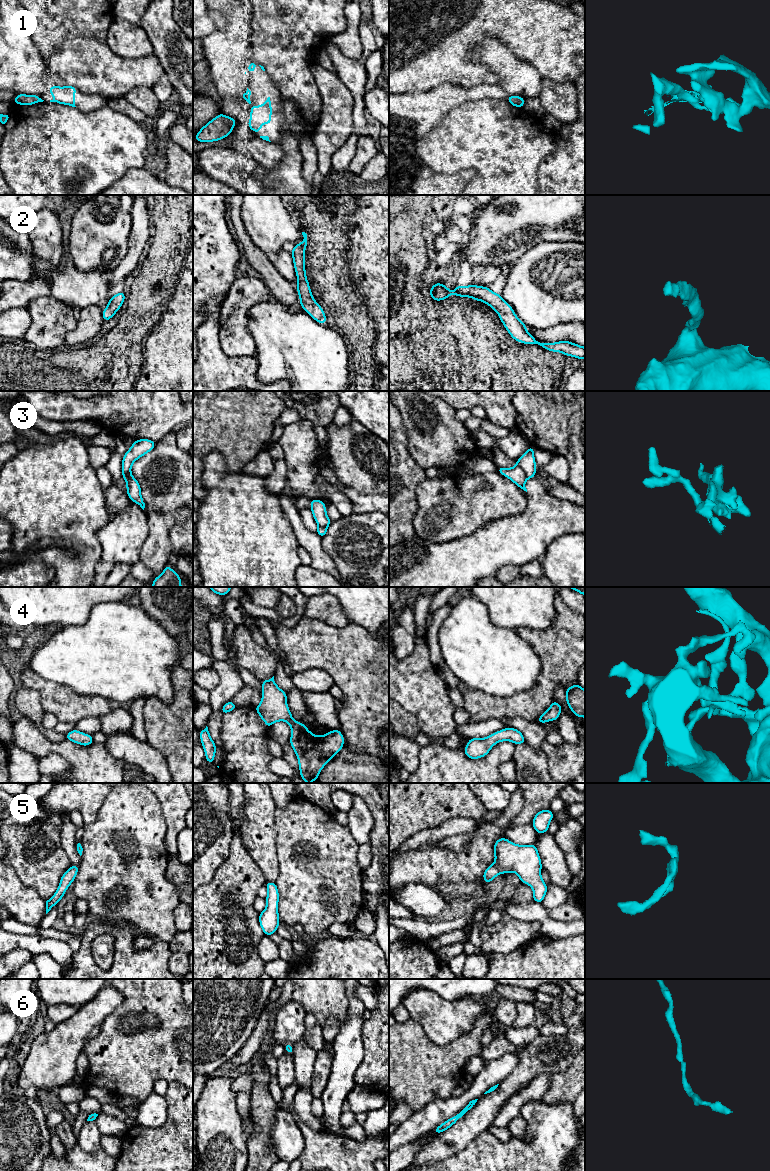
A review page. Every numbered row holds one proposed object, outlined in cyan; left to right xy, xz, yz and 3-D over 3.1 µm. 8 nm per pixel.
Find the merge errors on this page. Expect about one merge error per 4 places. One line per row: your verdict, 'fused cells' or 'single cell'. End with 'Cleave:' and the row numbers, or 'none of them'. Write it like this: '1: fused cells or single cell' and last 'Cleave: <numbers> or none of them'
1: fused cells
2: single cell
3: fused cells
4: single cell
5: single cell
6: single cell
Cleave: 1, 3

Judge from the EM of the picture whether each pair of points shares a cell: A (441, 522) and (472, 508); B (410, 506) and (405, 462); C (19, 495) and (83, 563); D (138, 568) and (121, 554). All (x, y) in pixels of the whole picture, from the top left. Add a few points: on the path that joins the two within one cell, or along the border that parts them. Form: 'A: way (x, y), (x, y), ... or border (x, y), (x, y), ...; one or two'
A: way (449, 514), (455, 508), (464, 508); one
B: way (408, 495), (405, 473); one
C: way (39, 501), (81, 543); one
D: border (139, 560), (131, 566); two

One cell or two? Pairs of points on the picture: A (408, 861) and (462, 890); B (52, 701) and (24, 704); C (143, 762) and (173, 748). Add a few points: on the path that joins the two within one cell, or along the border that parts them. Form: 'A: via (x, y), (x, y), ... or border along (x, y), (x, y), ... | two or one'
A: border along (470, 881), (441, 881), (436, 888) | two
B: border along (23, 685), (39, 695), (44, 711) | two
C: border along (146, 741), (164, 756), (170, 772) | two

